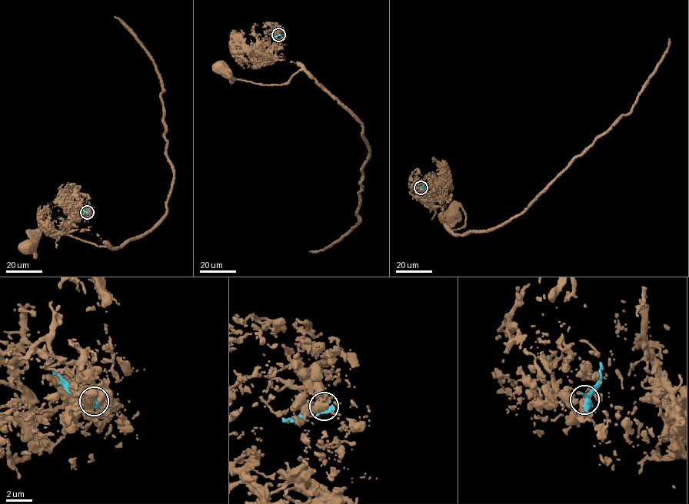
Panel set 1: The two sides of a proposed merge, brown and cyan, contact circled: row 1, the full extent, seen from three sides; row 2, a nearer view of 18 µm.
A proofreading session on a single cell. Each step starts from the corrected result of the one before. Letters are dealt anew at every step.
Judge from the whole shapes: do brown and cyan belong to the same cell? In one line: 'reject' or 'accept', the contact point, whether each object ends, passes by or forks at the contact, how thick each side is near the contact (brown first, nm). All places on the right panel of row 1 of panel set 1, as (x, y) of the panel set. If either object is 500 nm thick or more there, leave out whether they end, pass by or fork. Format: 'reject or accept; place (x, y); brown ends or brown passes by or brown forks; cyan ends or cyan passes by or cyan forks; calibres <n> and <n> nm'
reject; place (421, 187); calibres 170 and 550 nm

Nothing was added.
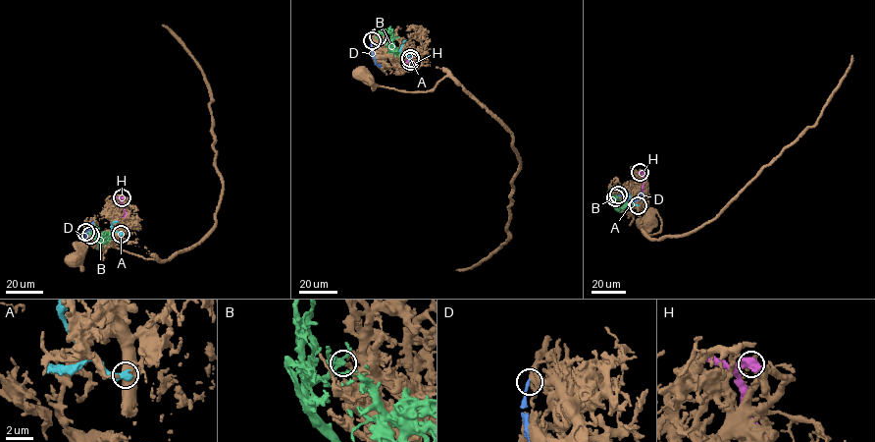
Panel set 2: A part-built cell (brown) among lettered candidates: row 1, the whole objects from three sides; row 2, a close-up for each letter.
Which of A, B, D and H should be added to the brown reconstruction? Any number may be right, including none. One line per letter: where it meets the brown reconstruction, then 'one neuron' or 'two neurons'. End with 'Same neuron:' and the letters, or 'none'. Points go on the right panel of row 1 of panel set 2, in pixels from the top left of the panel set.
A: (638, 205) | two neurons
B: (615, 197) | one neuron
D: (618, 194) | two neurons
H: (640, 172) | two neurons
Same neuron: B

